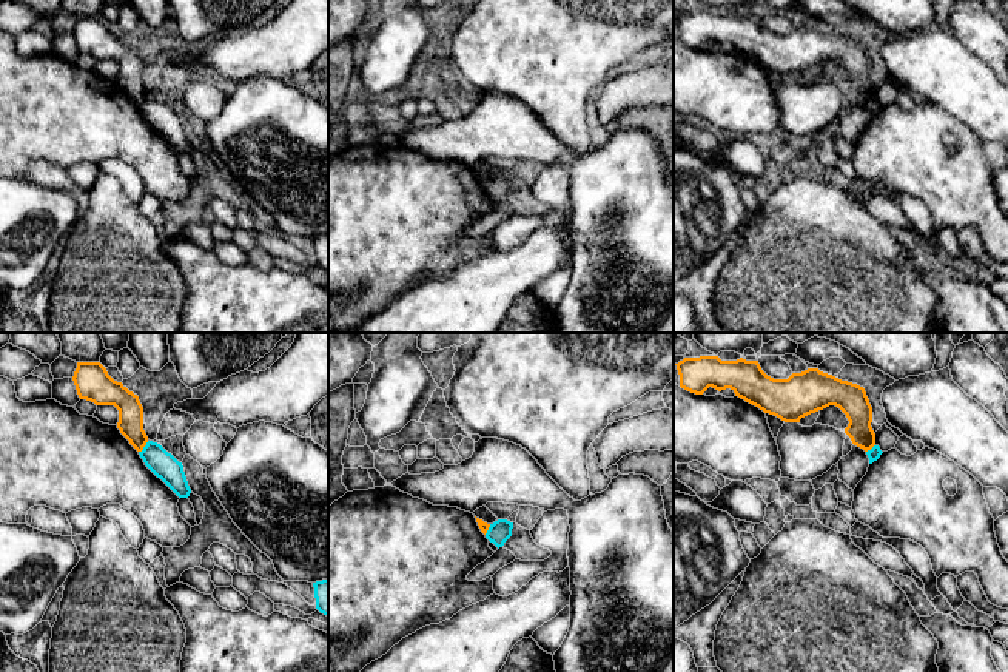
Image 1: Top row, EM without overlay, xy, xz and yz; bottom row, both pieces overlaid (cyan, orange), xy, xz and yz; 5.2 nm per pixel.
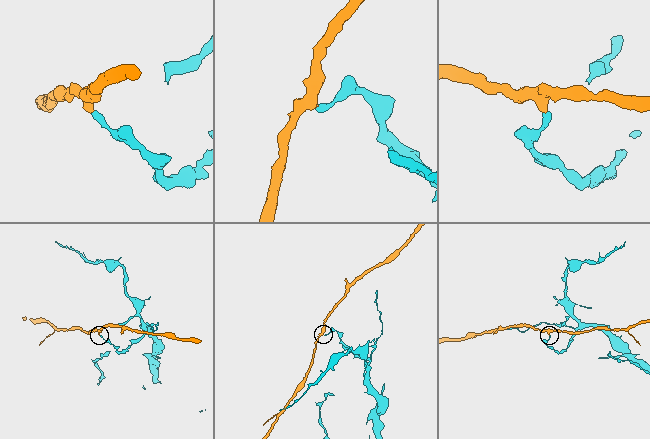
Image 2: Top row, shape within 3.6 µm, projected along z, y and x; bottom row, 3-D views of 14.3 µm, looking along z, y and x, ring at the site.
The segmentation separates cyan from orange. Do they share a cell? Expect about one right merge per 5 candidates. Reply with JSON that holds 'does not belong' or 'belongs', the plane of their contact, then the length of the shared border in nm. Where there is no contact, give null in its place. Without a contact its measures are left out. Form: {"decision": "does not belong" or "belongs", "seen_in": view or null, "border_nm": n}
{"decision": "does not belong", "seen_in": "xy", "border_nm": 80}

